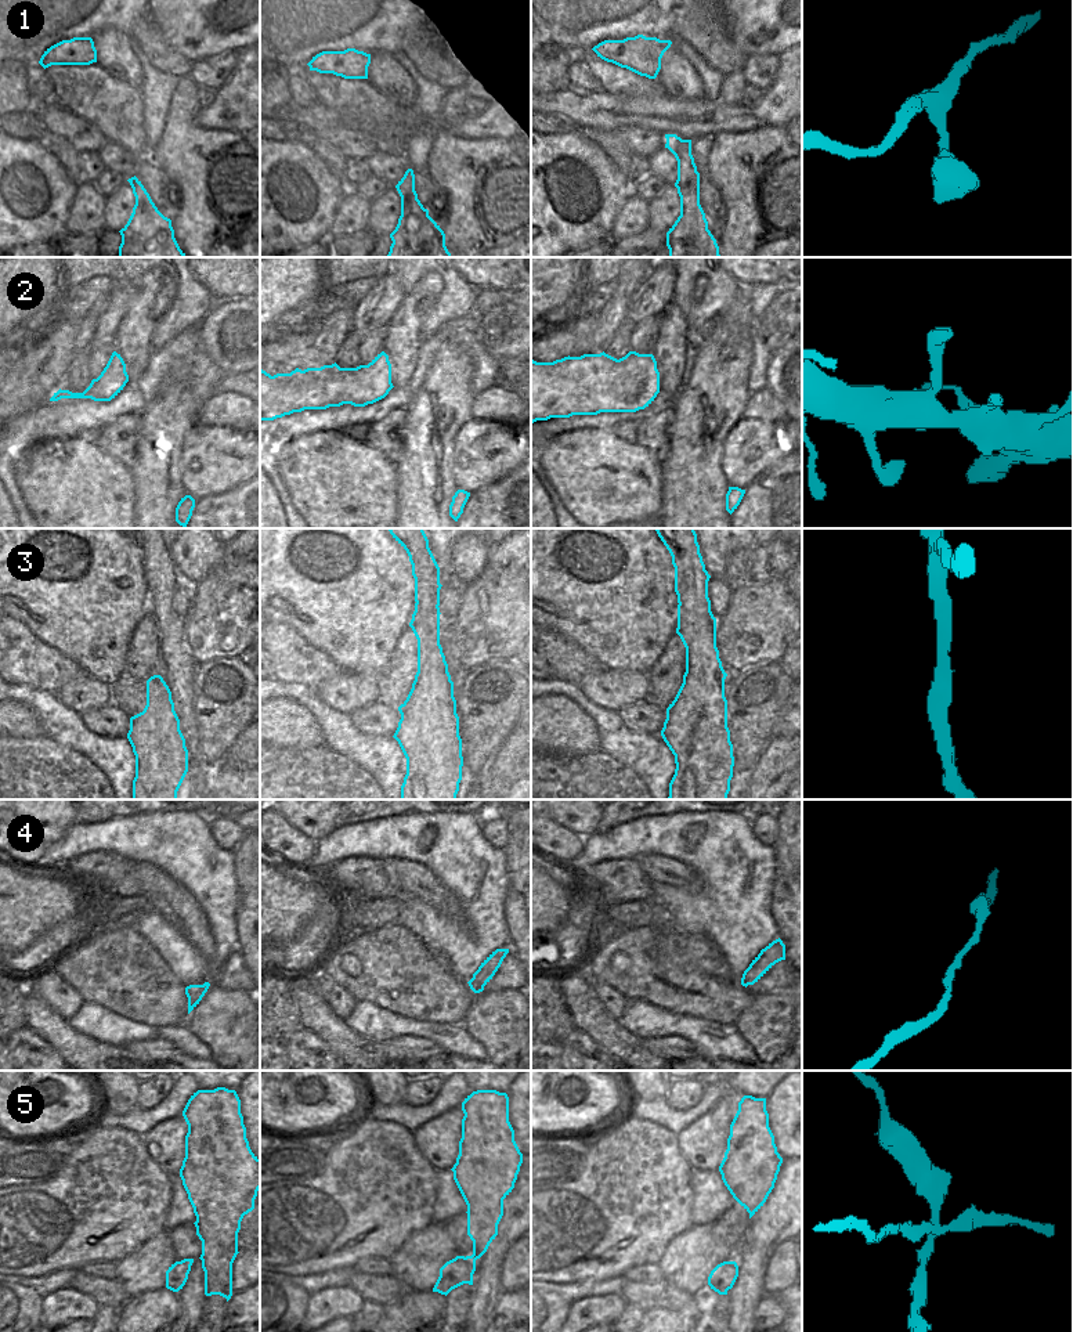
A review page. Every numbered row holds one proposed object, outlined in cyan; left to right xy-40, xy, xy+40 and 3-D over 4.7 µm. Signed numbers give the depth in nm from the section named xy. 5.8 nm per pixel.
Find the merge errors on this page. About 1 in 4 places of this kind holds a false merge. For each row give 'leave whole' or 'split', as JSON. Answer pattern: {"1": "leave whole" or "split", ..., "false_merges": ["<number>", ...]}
{"1": "leave whole", "2": "leave whole", "3": "leave whole", "4": "leave whole", "5": "split", "false_merges": ["5"]}

